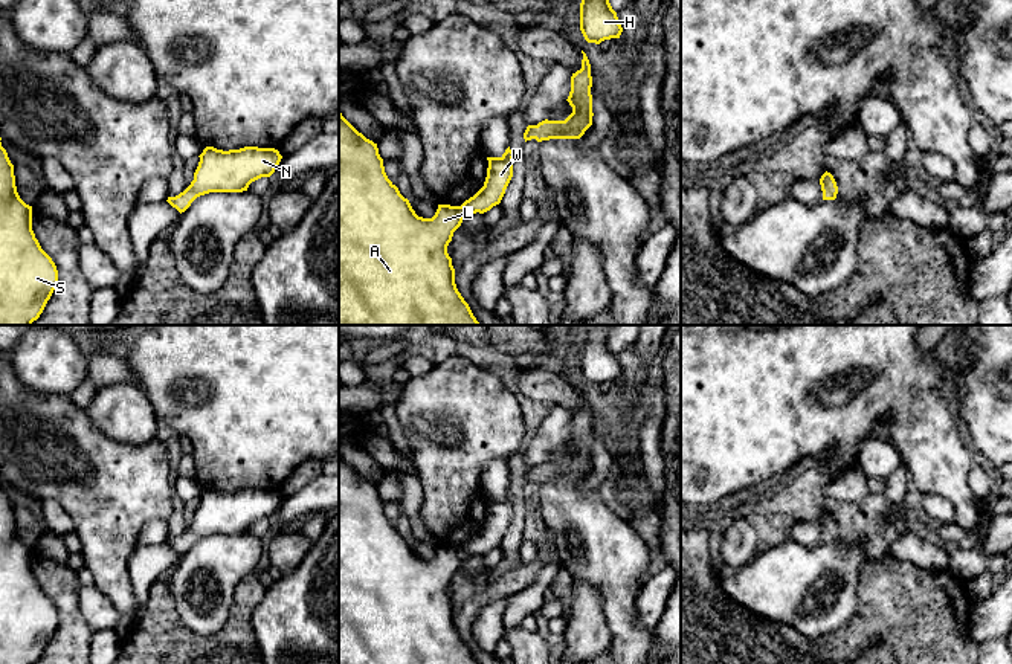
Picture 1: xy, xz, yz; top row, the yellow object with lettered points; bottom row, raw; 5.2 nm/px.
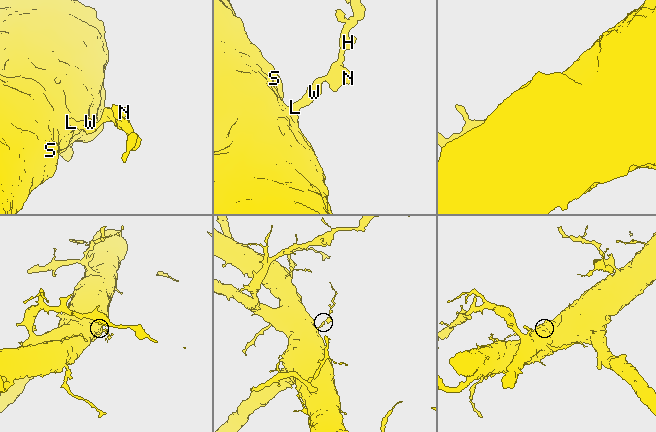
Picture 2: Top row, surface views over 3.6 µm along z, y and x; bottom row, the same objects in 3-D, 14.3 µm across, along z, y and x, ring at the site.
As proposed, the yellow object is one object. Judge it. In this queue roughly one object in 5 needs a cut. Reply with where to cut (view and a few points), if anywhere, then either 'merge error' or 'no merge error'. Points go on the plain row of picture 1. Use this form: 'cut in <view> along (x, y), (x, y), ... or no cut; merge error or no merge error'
no cut; no merge error

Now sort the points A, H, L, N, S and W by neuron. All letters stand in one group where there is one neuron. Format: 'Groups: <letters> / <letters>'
Groups: A H L N S W

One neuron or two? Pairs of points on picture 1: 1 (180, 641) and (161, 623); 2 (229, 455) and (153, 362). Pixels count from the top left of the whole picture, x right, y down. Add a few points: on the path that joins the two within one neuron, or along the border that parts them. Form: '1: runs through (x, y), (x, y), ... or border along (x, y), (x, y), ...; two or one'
1: runs through (176, 638), (165, 628); one
2: runs through (205, 431), (170, 403), (164, 386); one

